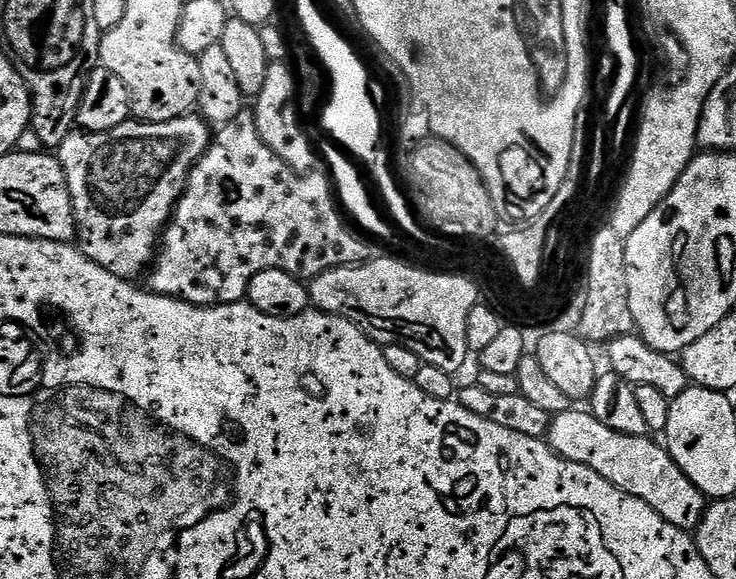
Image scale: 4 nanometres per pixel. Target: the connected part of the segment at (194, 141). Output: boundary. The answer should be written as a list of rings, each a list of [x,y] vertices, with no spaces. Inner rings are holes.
[[[196,114],[161,124],[129,122],[105,132],[73,130],[58,149],[58,159],[66,174],[76,215],[78,247],[84,256],[123,280],[132,282],[137,279],[135,276],[143,277],[157,255],[162,233],[176,210],[176,203],[184,195],[190,170],[200,161],[209,143],[210,125]]]

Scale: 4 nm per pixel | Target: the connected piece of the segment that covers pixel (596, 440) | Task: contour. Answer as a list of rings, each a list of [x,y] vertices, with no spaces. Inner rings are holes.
[[[591,411],[558,412],[552,416],[546,443],[557,456],[570,462],[578,462],[594,474],[602,474],[618,490],[646,502],[666,522],[678,526],[683,532],[695,533],[702,522],[706,497],[696,488],[694,482],[682,472],[663,443],[655,444],[648,436],[631,436],[618,430],[610,430]]]

